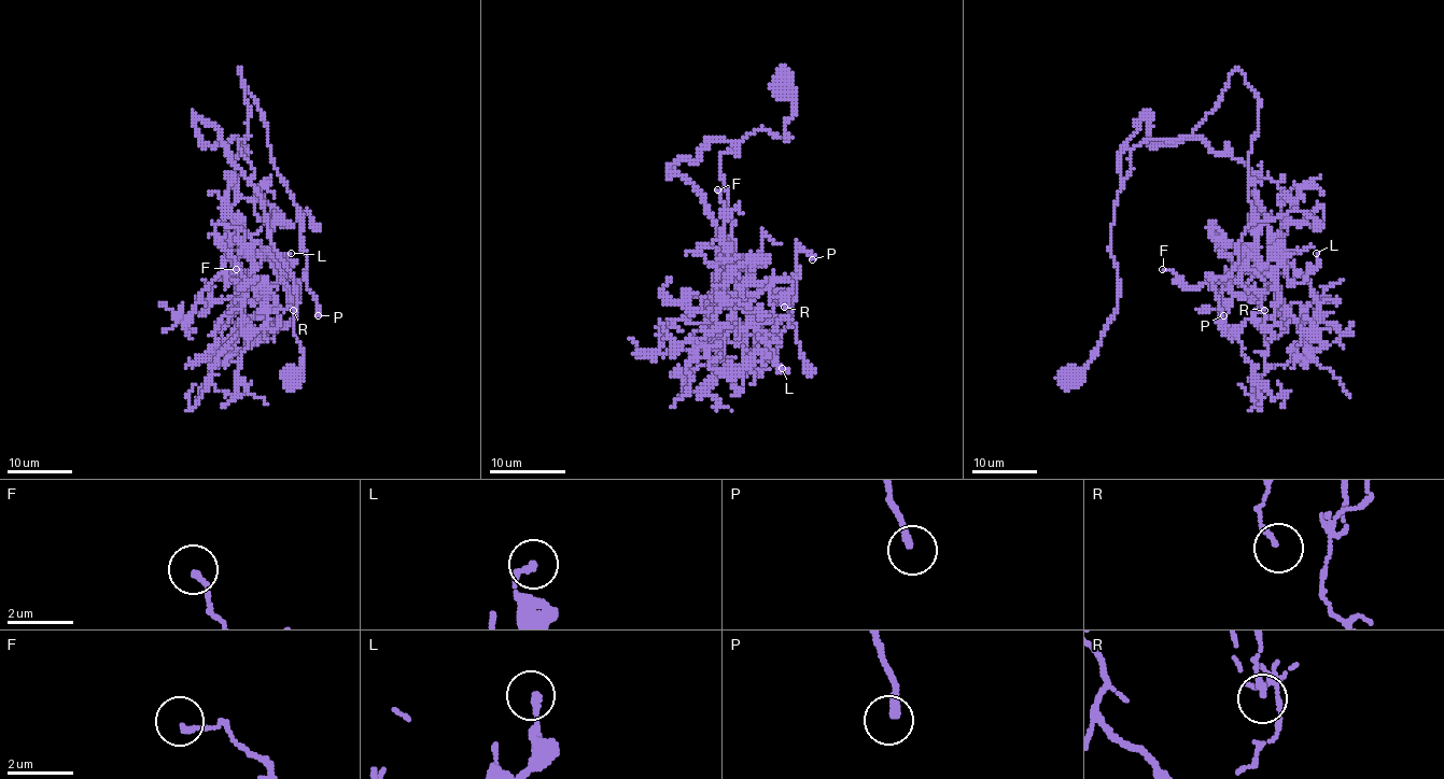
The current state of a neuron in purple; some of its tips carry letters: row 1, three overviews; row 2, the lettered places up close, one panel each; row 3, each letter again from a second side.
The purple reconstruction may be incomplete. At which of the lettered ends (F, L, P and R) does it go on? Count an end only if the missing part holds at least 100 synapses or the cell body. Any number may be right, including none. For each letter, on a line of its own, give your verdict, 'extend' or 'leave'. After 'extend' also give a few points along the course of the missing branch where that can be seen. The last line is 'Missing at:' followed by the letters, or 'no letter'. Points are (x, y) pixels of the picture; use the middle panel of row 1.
F: leave
L: leave
P: leave
R: leave
Missing at: no letter

